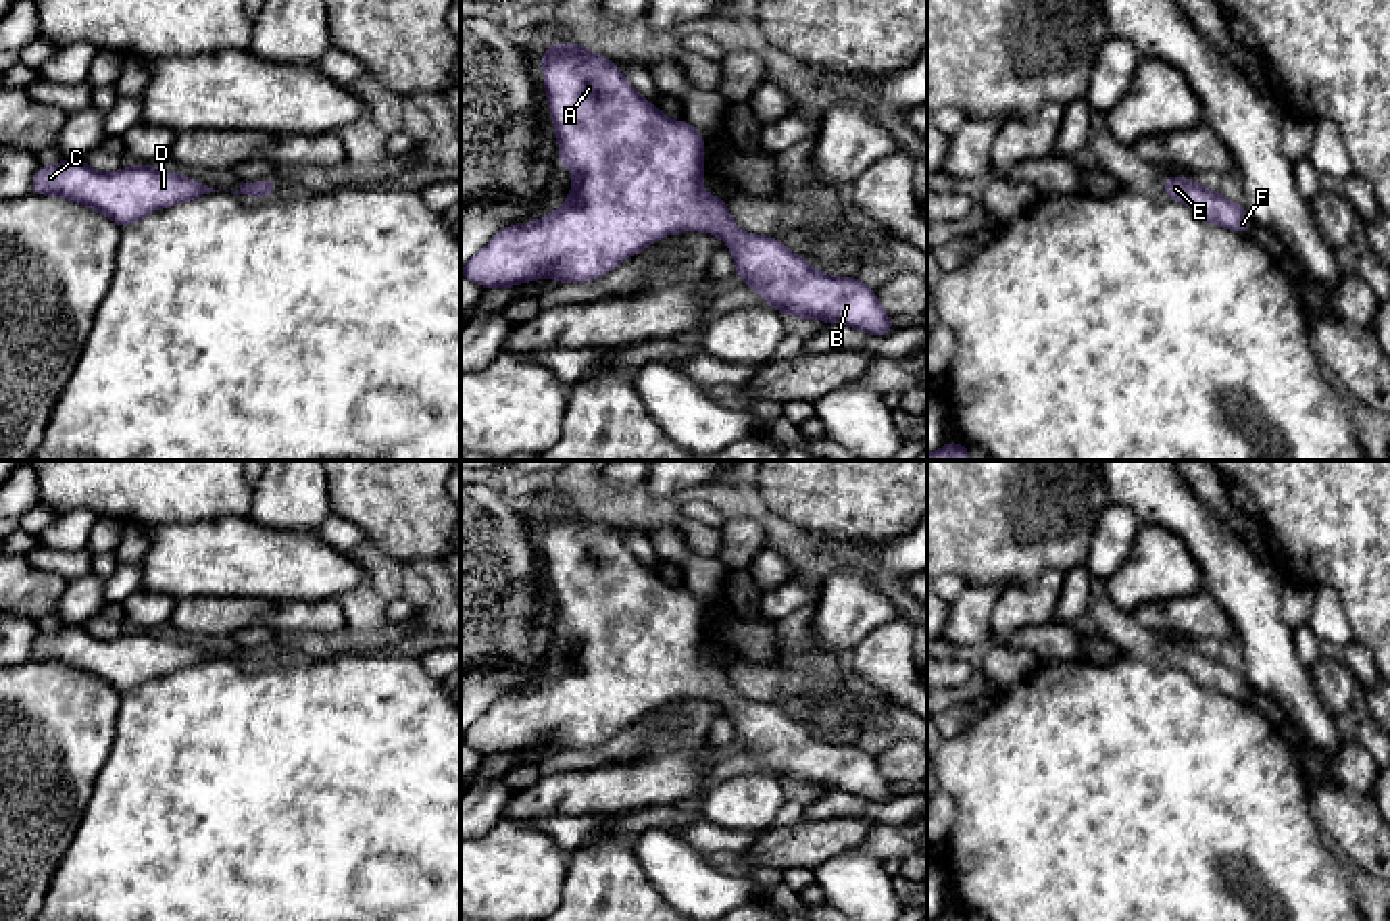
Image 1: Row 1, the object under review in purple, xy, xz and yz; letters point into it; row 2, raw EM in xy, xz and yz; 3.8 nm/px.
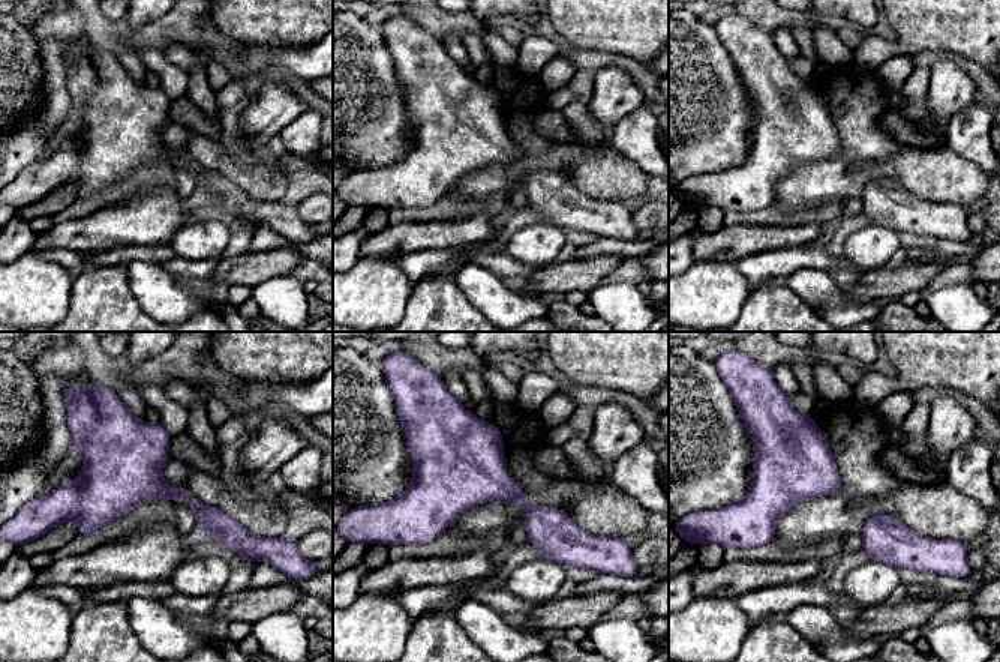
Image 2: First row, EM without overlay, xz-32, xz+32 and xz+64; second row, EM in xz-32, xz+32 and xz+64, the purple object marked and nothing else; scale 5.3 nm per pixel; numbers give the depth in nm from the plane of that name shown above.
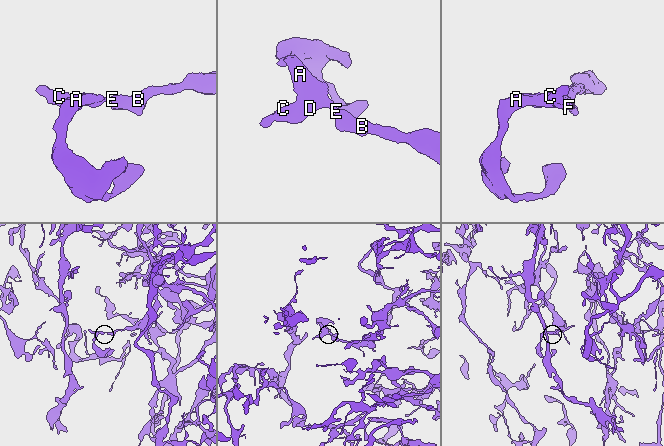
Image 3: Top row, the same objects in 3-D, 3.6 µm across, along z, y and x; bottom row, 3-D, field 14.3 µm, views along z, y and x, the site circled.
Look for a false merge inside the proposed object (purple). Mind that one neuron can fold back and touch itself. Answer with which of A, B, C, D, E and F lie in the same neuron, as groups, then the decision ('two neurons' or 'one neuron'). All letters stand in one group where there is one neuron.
A B C D E F; one neuron

